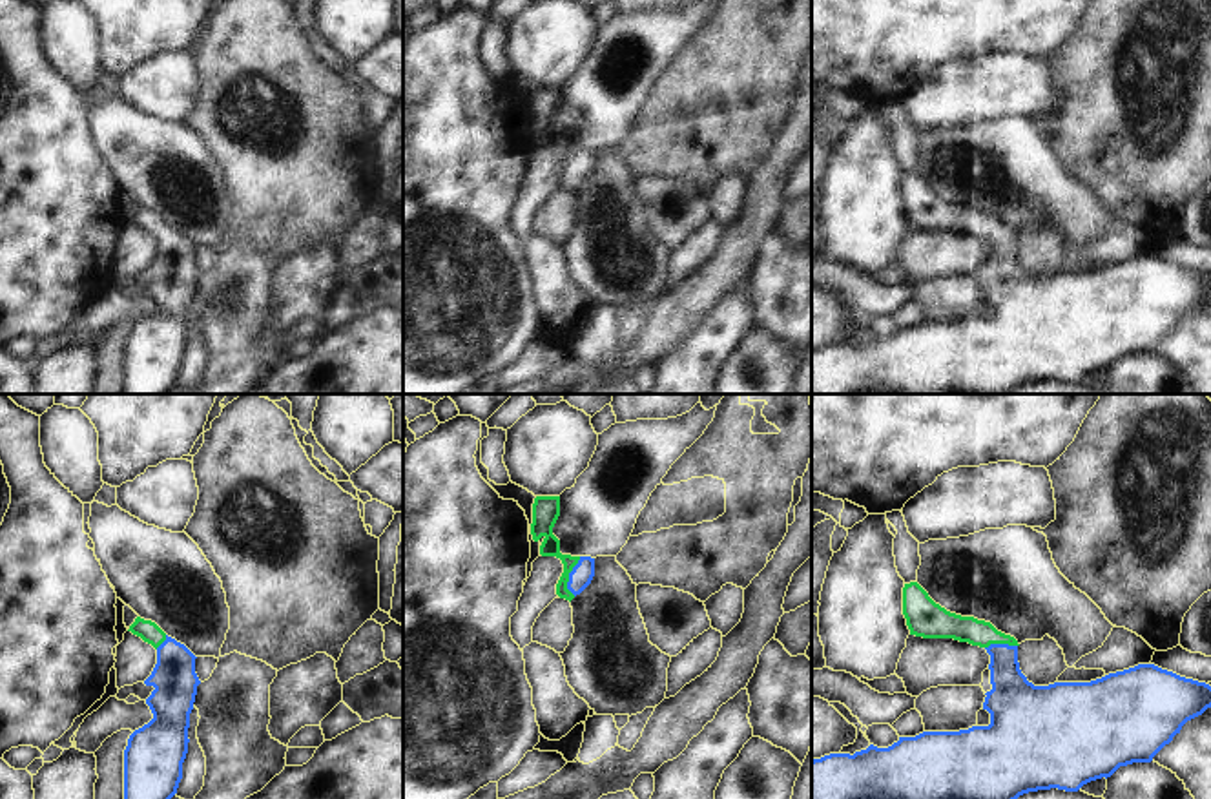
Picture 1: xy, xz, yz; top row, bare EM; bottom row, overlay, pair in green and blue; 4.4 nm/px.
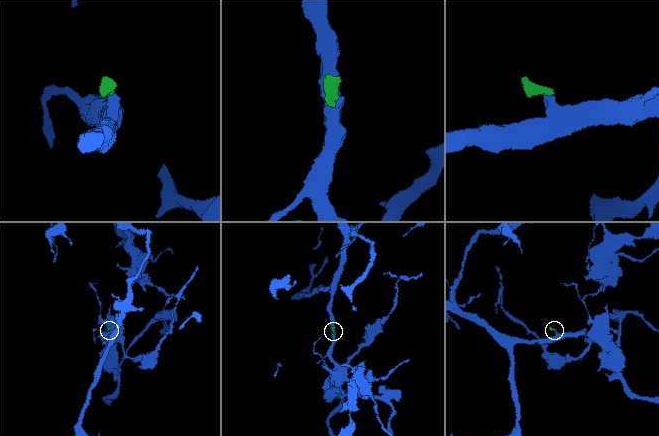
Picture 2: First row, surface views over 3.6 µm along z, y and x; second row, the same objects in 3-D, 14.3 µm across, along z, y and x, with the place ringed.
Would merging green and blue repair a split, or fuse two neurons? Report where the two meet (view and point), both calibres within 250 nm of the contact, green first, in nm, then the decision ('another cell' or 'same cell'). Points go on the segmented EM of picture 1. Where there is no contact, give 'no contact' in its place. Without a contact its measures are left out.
xz (568, 577) | 80/100 nm | same cell

